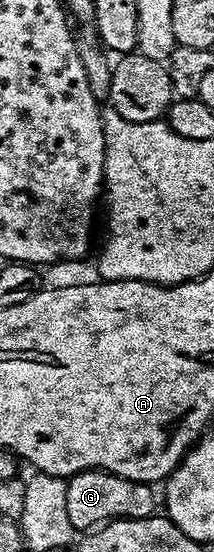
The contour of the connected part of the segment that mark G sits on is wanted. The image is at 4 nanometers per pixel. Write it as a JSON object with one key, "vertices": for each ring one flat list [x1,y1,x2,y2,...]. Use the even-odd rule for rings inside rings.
{"vertices":[[88,469,66,480,67,514,74,531,92,531,107,521,121,517,139,519,154,516,159,497,153,494,154,486,143,481,123,479,102,469]]}

